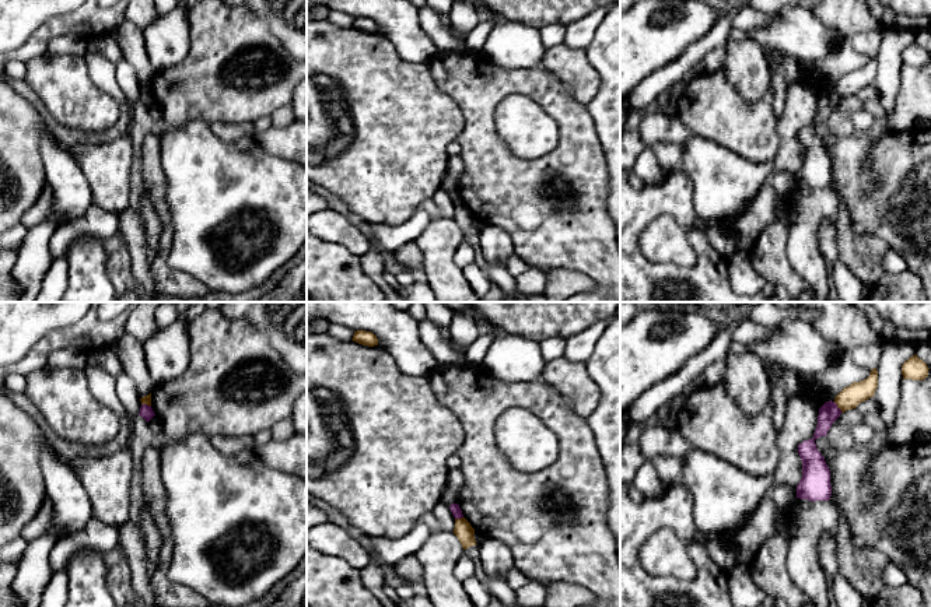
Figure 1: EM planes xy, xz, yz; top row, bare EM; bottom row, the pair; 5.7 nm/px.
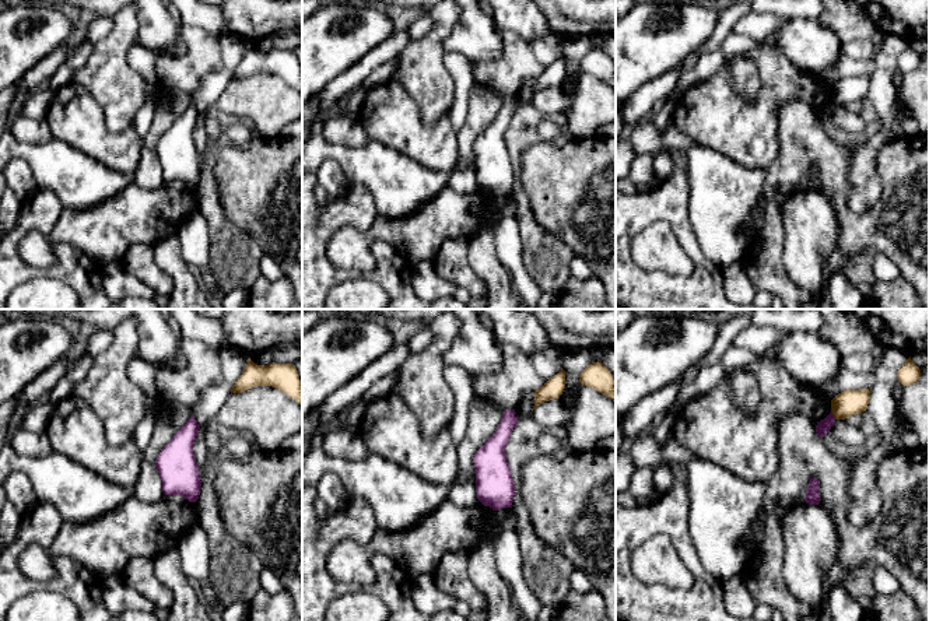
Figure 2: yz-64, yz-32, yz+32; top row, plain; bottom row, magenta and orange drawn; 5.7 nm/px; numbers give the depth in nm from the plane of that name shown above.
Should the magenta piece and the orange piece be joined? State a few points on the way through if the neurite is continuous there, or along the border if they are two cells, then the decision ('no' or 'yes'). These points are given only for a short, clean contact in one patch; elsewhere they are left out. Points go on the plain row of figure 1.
border yz (833, 88), (842, 98); no

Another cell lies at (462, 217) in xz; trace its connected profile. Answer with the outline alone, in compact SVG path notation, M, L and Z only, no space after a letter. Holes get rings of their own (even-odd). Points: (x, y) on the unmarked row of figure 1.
M465 204L455 206L454 221L458 224L463 236L472 232L476 232L476 227L473 222L475 215L470 213L470 210Z

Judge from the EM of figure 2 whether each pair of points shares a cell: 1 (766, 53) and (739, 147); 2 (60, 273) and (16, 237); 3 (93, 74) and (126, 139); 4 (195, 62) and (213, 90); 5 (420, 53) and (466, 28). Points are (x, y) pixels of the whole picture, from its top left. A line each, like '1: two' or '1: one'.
1: one
2: one
3: two
4: two
5: two

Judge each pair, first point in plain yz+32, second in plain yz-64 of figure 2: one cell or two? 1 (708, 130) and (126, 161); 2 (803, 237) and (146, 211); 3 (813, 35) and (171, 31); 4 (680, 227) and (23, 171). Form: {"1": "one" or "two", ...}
{"1": "one", "2": "two", "3": "one", "4": "two"}

